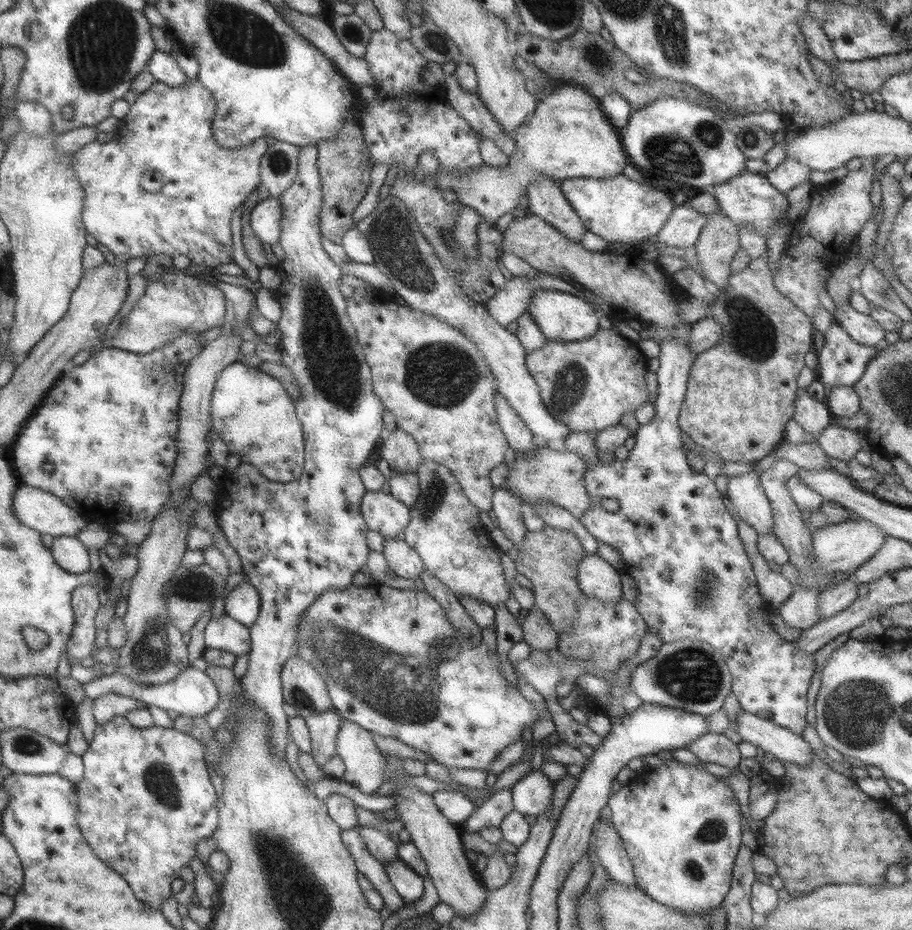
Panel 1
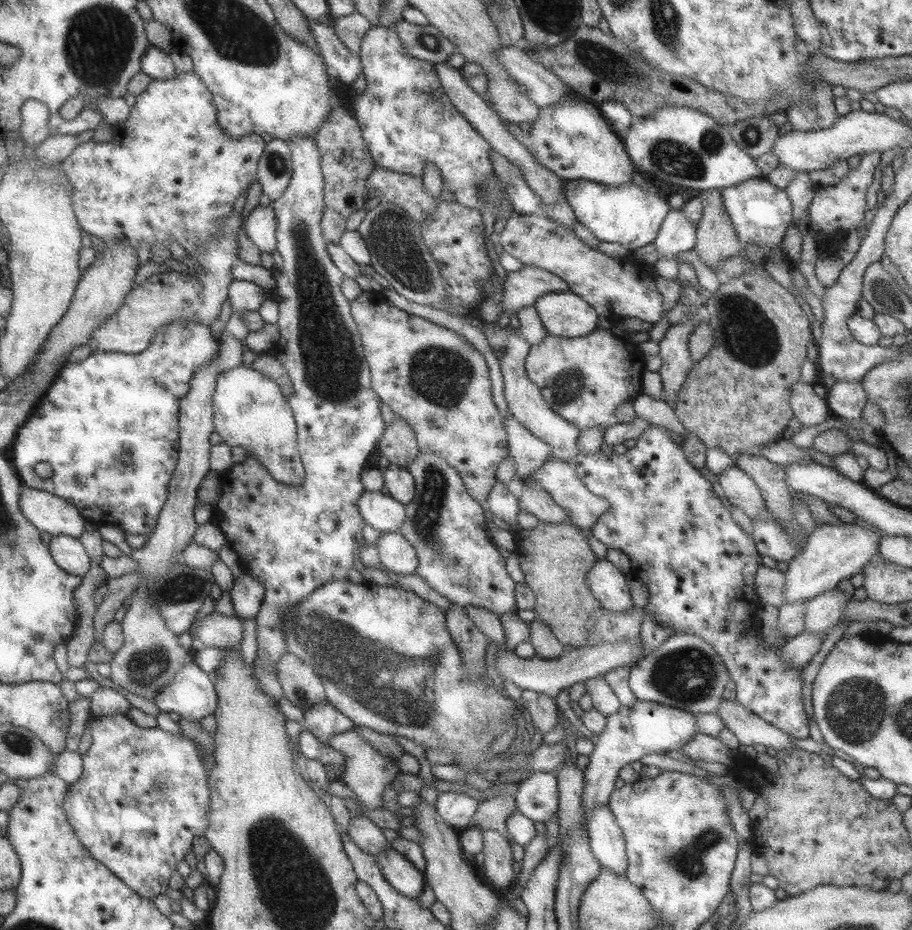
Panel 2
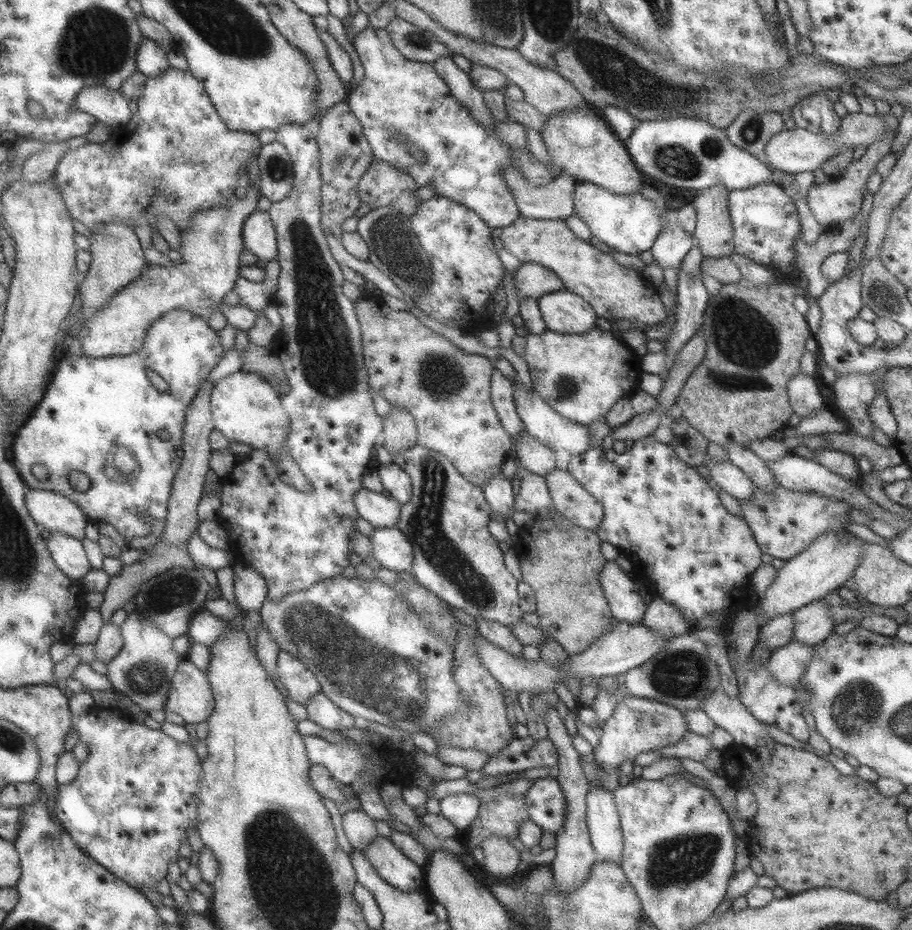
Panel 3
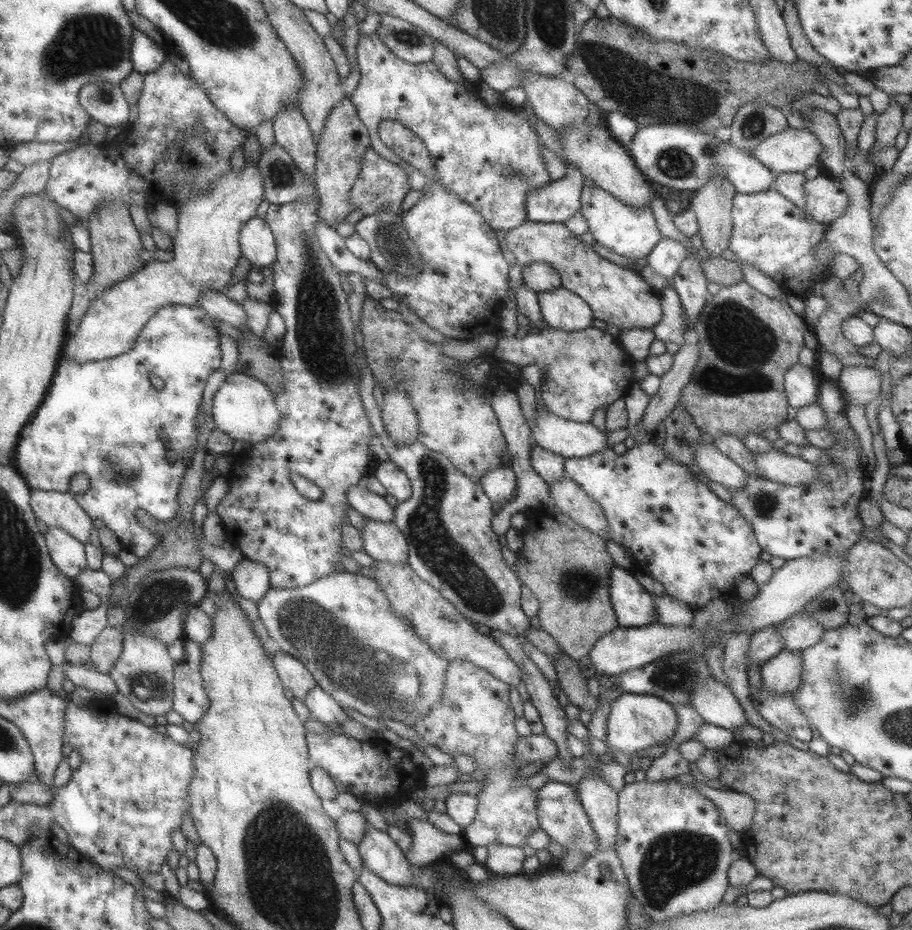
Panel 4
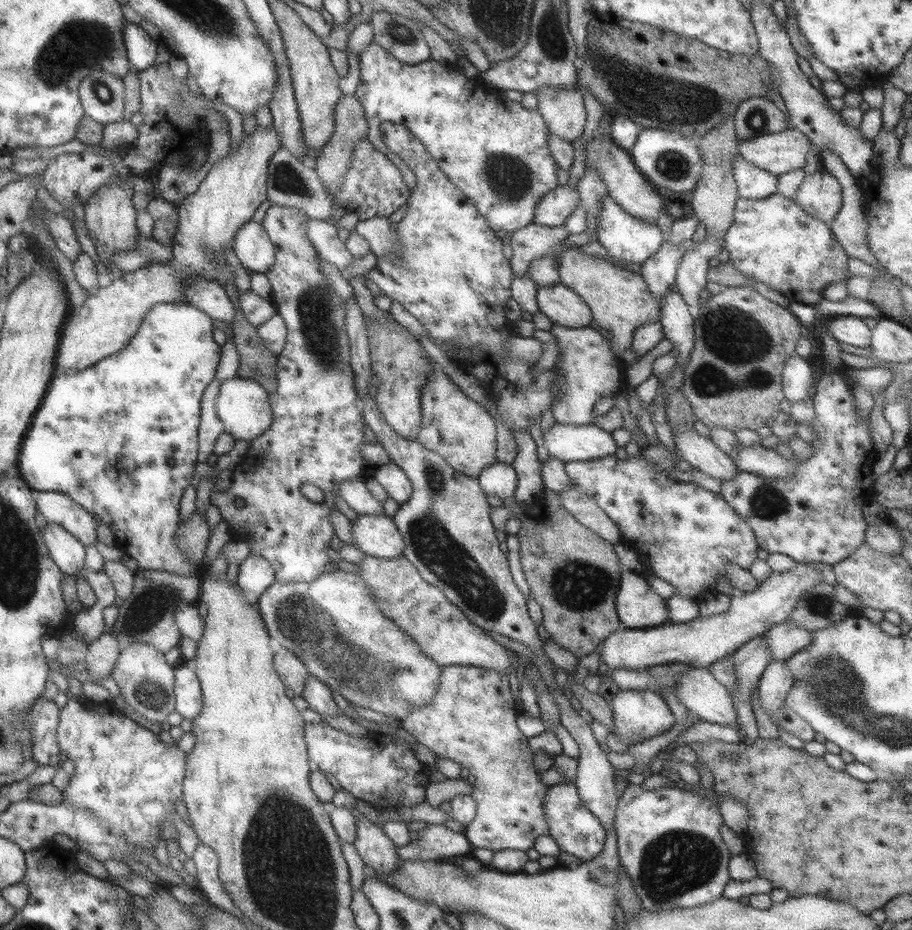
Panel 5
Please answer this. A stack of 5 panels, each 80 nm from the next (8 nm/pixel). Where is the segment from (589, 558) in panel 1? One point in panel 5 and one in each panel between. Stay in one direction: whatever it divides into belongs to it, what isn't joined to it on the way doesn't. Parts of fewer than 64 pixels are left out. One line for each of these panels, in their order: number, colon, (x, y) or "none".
2: (607, 583)
3: (627, 606)
4: (634, 605)
5: (638, 605)

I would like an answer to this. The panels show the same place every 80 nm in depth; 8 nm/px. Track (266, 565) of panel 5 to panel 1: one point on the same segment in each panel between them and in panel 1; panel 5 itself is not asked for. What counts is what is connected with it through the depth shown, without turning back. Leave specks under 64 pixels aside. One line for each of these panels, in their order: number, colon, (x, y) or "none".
1: (242, 603)
2: (247, 594)
3: (251, 589)
4: (252, 579)

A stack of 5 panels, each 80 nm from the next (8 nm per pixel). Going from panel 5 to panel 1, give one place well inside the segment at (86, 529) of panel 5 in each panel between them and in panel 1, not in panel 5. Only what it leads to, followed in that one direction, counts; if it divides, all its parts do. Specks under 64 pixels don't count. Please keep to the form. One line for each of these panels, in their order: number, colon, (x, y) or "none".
1: (44, 512)
2: (49, 513)
3: (57, 513)
4: (56, 509)

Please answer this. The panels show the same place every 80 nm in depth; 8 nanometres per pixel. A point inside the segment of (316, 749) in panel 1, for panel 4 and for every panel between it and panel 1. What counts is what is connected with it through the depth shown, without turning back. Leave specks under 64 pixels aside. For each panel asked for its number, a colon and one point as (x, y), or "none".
2: (323, 720)
3: (321, 710)
4: (322, 706)

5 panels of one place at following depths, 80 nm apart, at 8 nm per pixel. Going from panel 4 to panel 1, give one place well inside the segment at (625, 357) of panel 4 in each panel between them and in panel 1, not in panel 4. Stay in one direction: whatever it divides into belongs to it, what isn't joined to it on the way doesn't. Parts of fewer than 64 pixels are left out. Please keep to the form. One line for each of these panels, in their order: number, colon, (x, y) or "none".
1: (588, 385)
2: (585, 379)
3: (581, 377)

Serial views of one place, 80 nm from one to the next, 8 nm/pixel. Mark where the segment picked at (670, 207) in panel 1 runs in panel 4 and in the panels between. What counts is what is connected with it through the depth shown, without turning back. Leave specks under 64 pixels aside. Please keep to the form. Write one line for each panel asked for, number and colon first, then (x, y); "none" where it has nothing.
2: (627, 214)
3: (630, 223)
4: (630, 231)

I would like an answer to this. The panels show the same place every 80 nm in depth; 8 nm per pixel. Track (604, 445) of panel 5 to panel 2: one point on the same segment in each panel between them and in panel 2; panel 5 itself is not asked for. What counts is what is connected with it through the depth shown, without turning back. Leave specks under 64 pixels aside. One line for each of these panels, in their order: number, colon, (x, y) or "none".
2: (527, 405)
3: (566, 438)
4: (569, 439)

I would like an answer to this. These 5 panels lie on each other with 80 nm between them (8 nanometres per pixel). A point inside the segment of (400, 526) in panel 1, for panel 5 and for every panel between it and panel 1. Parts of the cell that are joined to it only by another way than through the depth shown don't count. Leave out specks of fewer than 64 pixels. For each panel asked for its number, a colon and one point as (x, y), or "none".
2: (384, 513)
3: (382, 511)
4: (372, 506)
5: (355, 492)

